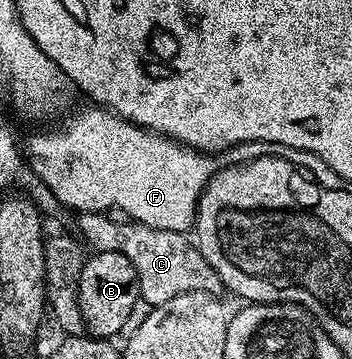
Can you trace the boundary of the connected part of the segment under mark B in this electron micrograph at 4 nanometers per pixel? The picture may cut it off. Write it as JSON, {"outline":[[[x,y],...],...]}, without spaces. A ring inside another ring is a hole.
{"outline":[[[94,251],[85,260],[83,272],[80,273],[78,301],[86,330],[93,338],[113,340],[123,328],[124,321],[138,298],[140,296],[136,269],[132,269],[132,261],[128,261],[124,253]]]}

